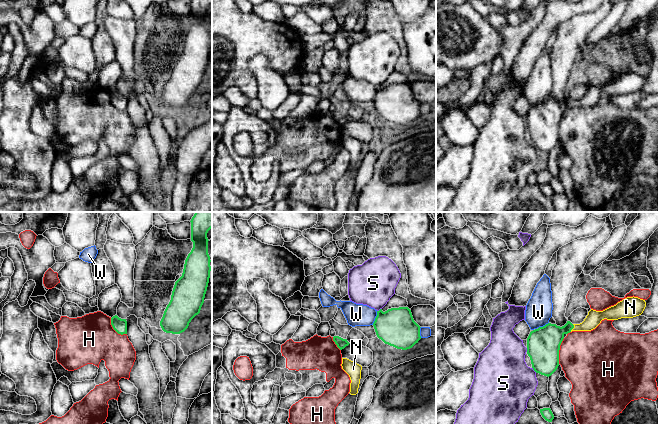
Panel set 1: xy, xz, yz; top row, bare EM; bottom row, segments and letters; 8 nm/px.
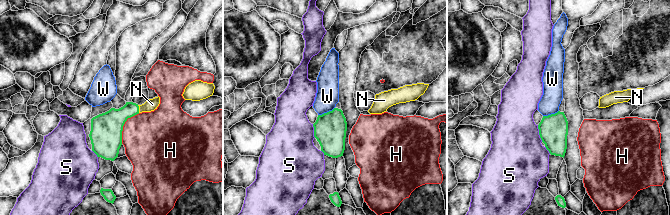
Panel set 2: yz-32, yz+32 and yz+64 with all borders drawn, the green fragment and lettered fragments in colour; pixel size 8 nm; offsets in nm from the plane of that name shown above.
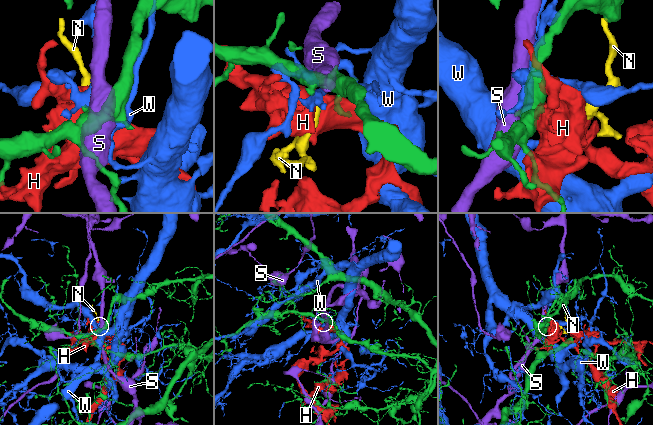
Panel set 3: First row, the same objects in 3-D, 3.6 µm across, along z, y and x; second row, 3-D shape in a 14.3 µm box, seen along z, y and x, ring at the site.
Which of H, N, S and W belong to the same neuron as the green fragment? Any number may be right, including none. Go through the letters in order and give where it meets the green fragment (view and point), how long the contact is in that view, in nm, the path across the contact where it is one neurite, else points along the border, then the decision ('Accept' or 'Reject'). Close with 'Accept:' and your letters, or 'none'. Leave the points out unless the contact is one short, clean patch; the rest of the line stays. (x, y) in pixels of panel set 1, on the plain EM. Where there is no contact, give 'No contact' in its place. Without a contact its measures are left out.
H: Touches green at yz (558, 127). Shared border 220 nm. Reject
N: Touches green at yz (572, 104). Shared border 70 nm. Path across: yz (545, 118), (552, 111), (572, 104), (585, 102), (593, 95). Accept
S: Touches green at yz (534, 146). Shared border 60 nm. Reject
W: Touches green at xz (375, 94). Shared border 120 nm. Reject
Accept: N

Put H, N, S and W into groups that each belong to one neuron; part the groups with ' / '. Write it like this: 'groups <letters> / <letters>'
groups H / N / S / W

